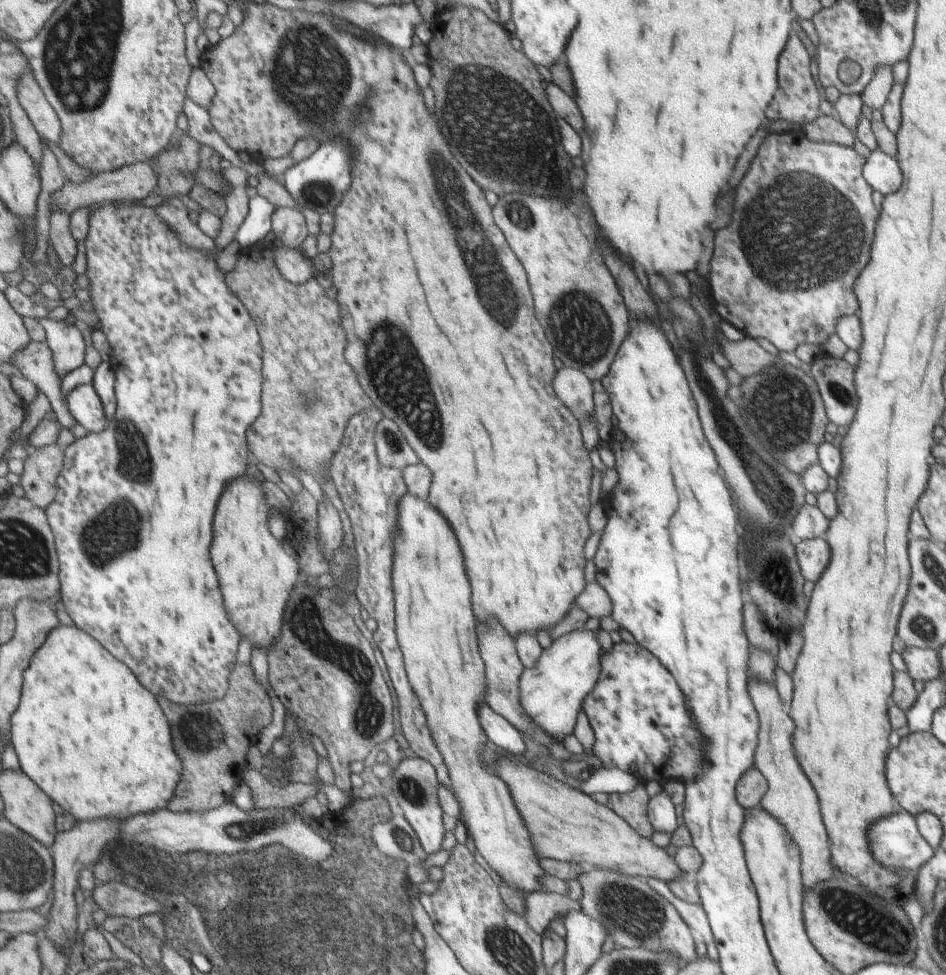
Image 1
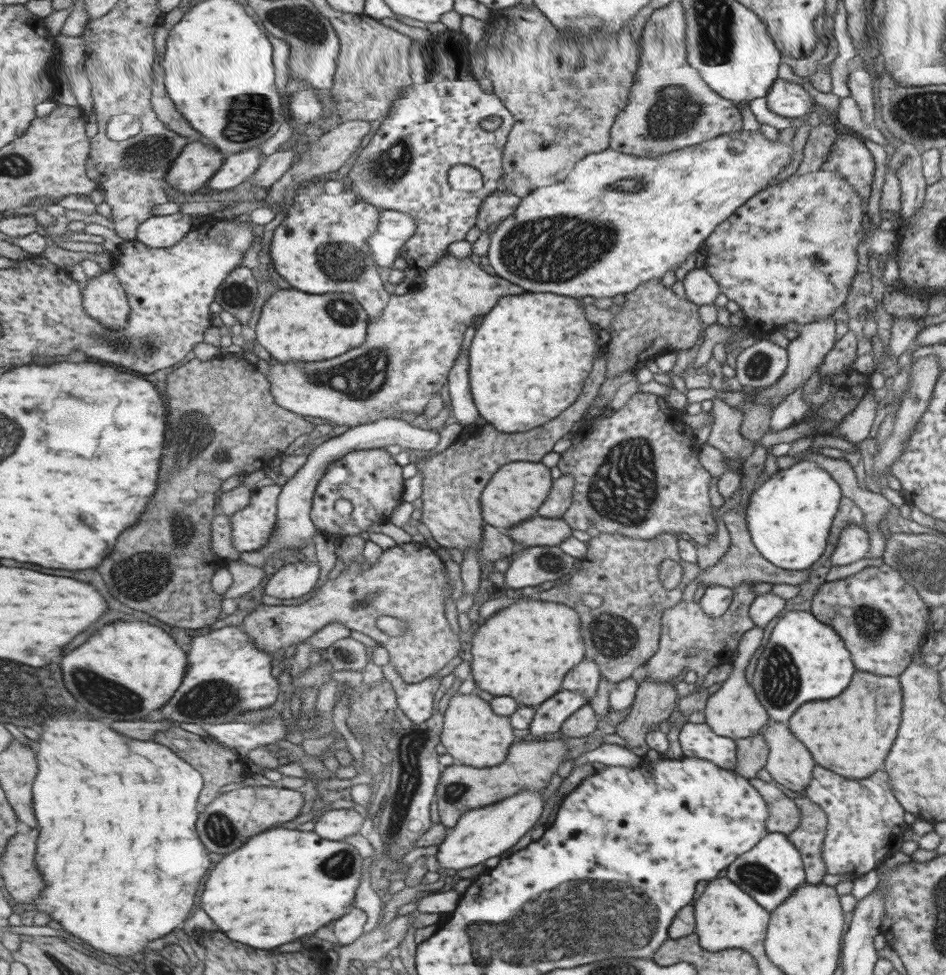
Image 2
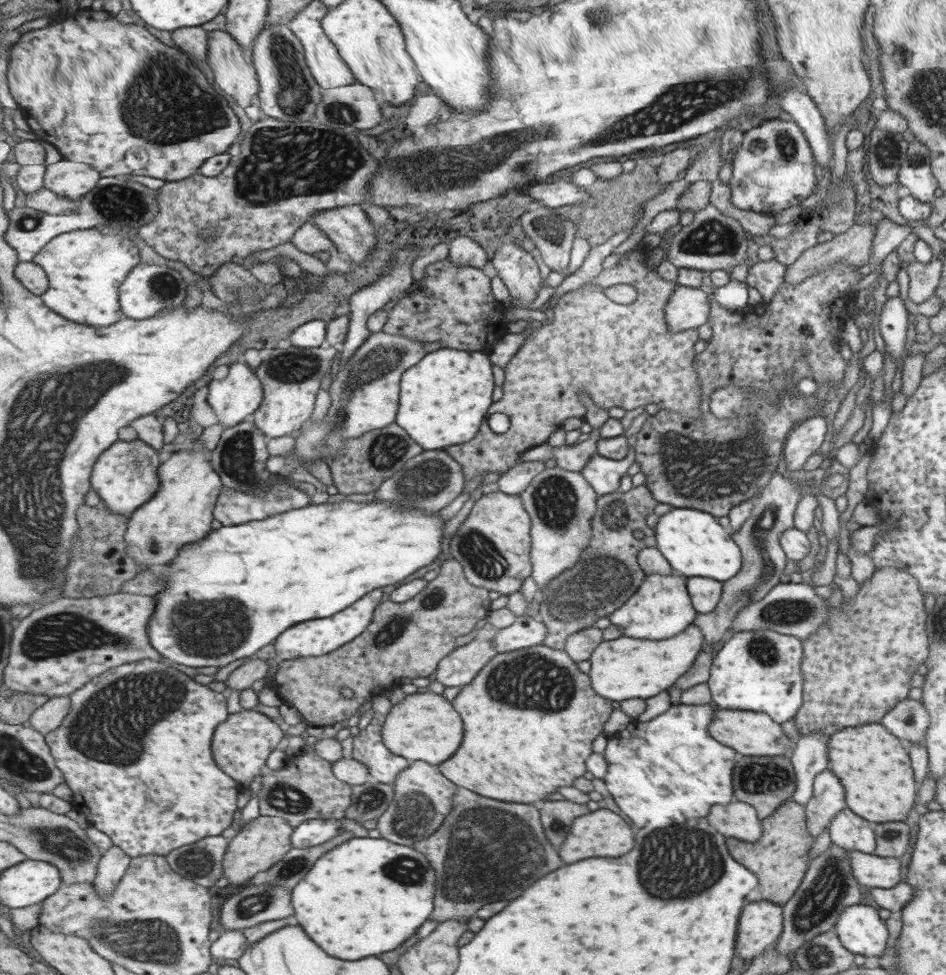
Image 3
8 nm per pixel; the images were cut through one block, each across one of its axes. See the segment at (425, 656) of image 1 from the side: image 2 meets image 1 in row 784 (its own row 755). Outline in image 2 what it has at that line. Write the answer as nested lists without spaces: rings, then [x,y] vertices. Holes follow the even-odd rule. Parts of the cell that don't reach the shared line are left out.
[[[457,692],[449,699],[442,716],[440,744],[445,747],[446,753],[456,764],[474,768],[495,767],[505,760],[511,742],[513,727],[509,717],[493,712],[489,701],[481,699],[475,692],[469,694]]]

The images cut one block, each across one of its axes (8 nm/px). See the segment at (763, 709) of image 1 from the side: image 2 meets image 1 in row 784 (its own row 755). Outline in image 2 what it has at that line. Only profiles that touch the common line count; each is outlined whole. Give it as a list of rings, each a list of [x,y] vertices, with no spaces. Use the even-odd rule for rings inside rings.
[[[771,721],[764,729],[763,739],[768,753],[763,768],[772,781],[793,792],[803,792],[812,780],[811,770],[815,766],[807,748],[791,736],[783,723]]]

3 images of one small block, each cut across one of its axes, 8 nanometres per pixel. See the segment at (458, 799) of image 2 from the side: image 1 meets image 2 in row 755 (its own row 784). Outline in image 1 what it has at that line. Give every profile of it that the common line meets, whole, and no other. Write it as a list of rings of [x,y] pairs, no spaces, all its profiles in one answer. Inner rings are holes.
[[[500,757],[488,769],[493,770],[509,790],[513,790],[513,800],[517,800],[517,808],[521,808],[521,816],[525,816],[526,829],[530,832],[533,846],[541,857],[568,862],[571,865],[578,863],[584,867],[598,867],[619,875],[642,877],[644,880],[652,877],[665,883],[684,876],[675,858],[669,856],[665,848],[657,848],[649,837],[641,837],[613,809],[607,805],[597,804],[579,789],[575,790],[569,784],[558,782],[543,772],[527,768],[522,760],[515,758],[509,760],[509,758]]]

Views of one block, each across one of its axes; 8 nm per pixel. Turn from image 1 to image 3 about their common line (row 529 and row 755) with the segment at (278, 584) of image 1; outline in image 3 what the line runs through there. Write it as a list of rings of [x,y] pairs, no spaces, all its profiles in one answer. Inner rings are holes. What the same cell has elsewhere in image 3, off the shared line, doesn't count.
[[[256,708],[243,709],[241,712],[230,714],[225,724],[217,728],[217,736],[213,738],[213,750],[217,756],[217,764],[221,764],[225,772],[229,772],[229,776],[233,776],[237,782],[251,784],[255,777],[261,774],[263,766],[267,764],[267,758],[279,746],[279,742],[283,742],[283,730],[275,720],[265,716]],[[245,762],[247,766],[237,766]]]

